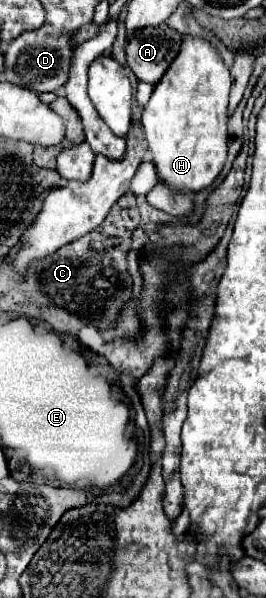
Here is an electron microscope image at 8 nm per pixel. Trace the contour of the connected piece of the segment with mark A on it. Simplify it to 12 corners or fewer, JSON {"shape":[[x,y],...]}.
{"shape":[[169,25],[127,37],[127,65],[155,85],[177,57],[181,35]]}

